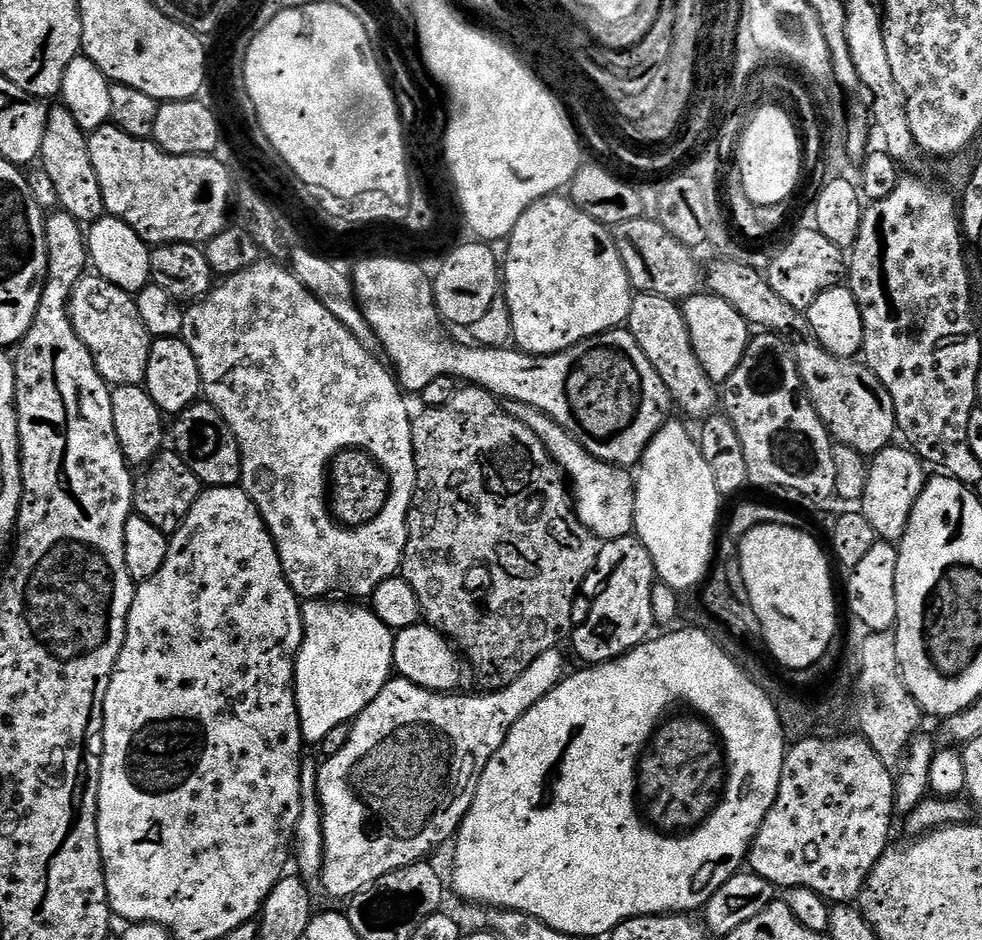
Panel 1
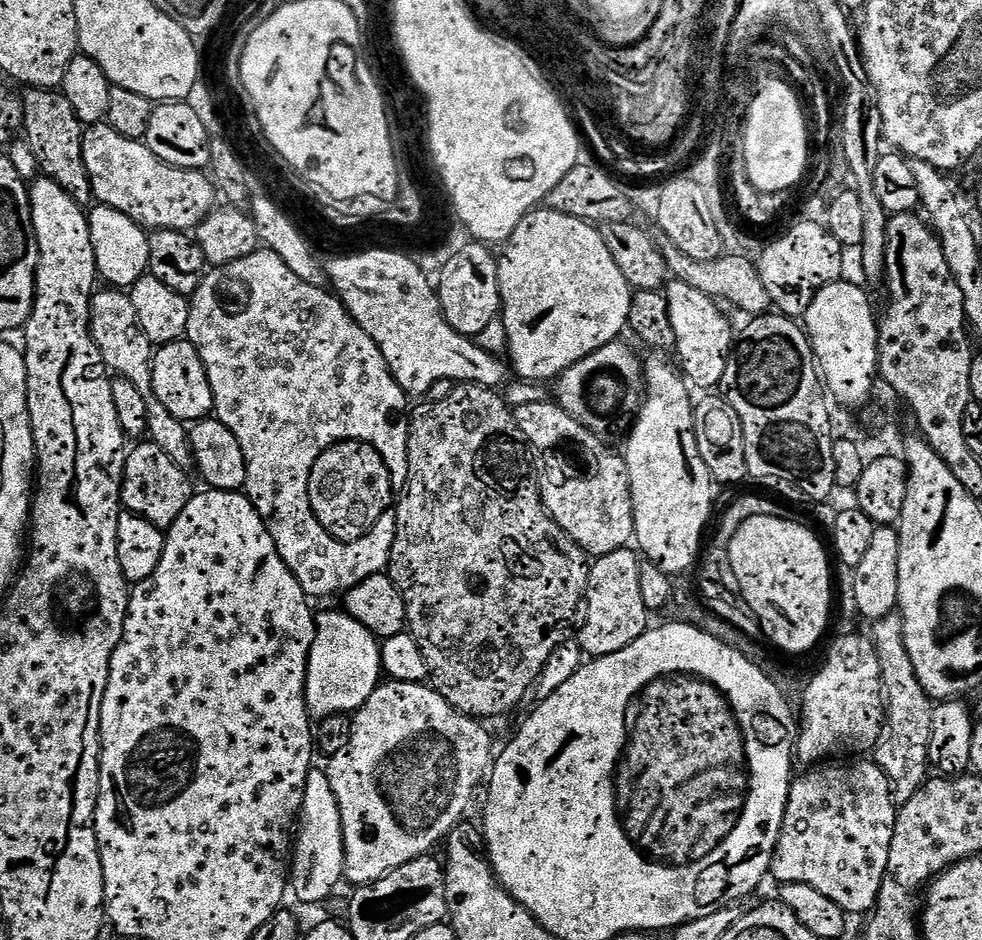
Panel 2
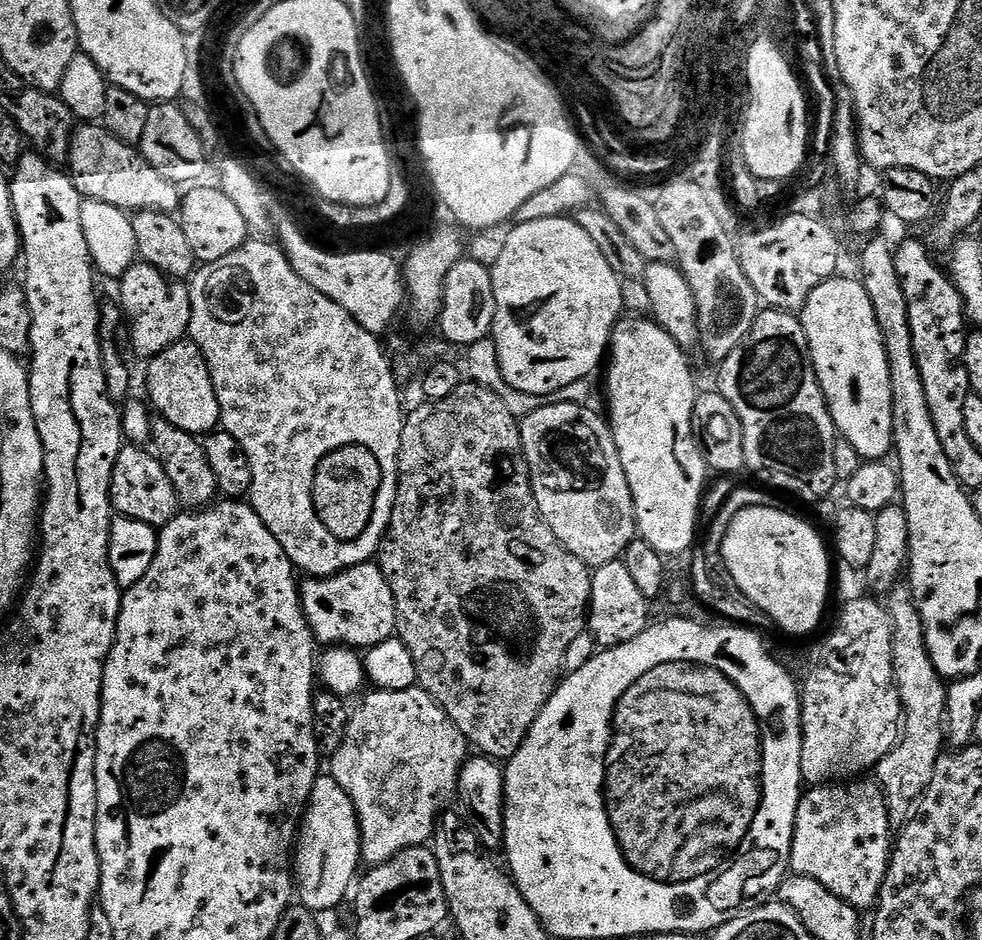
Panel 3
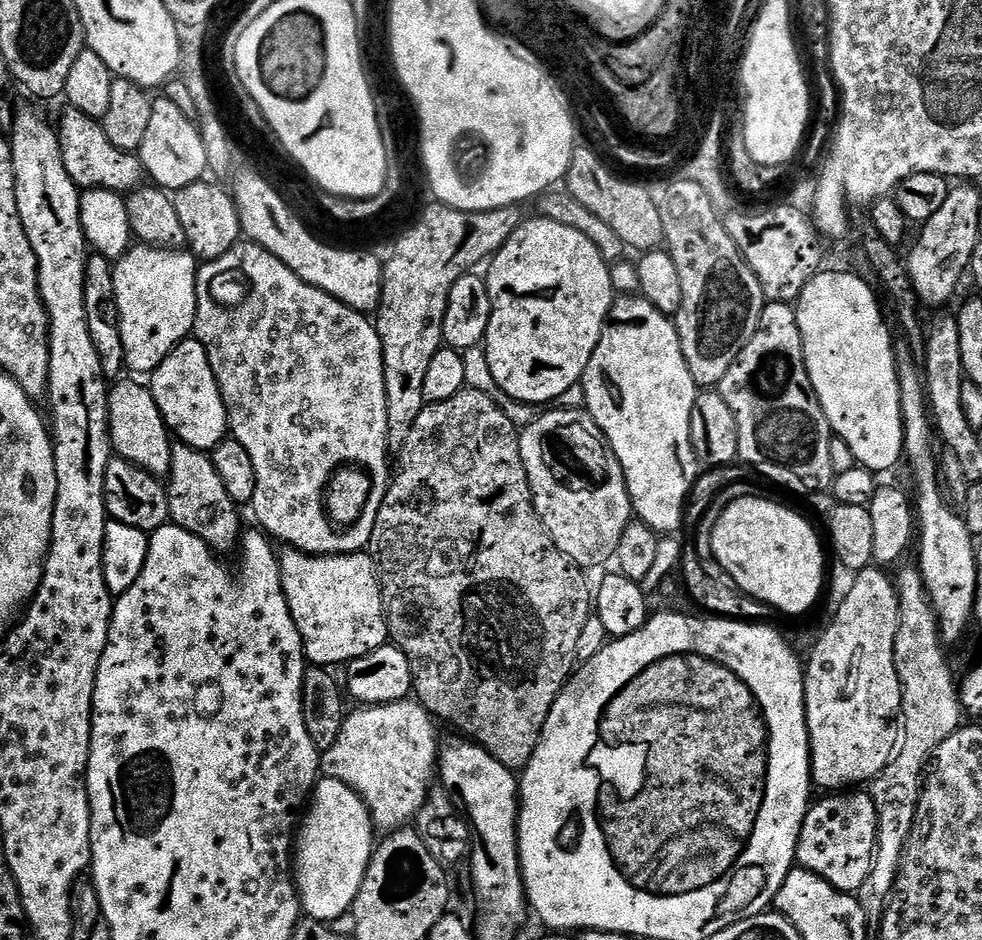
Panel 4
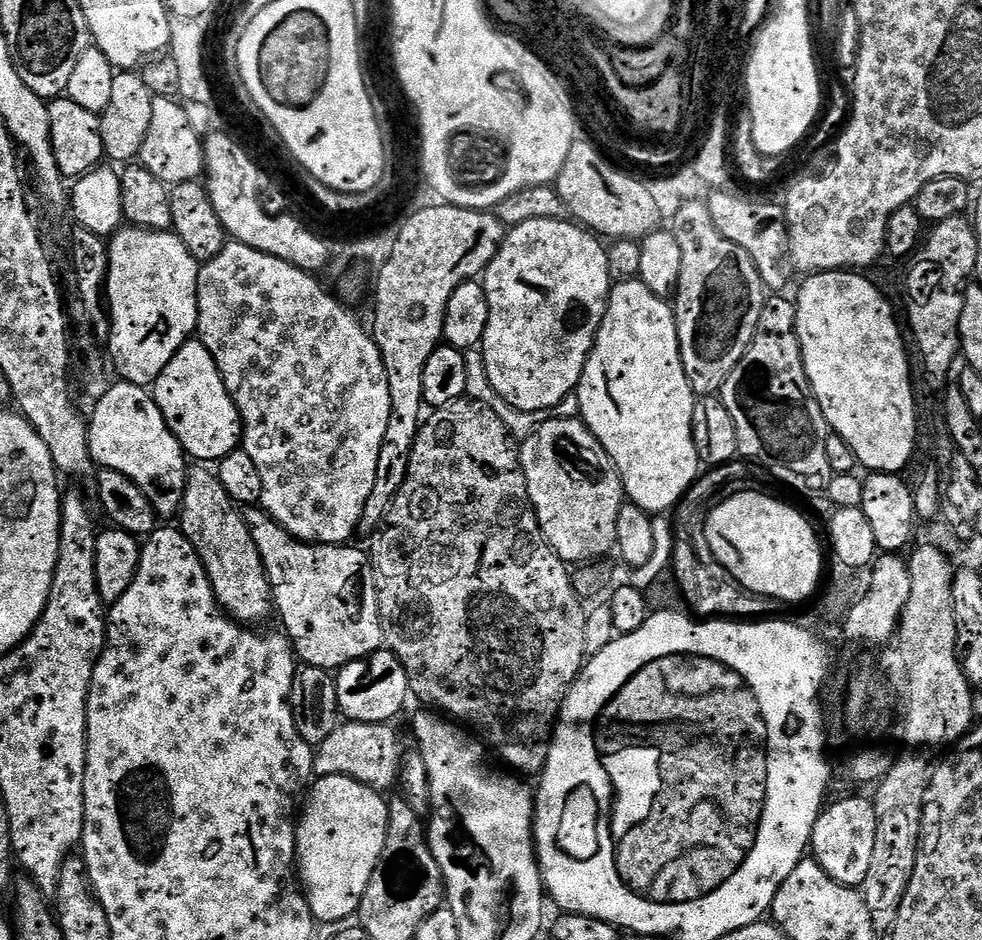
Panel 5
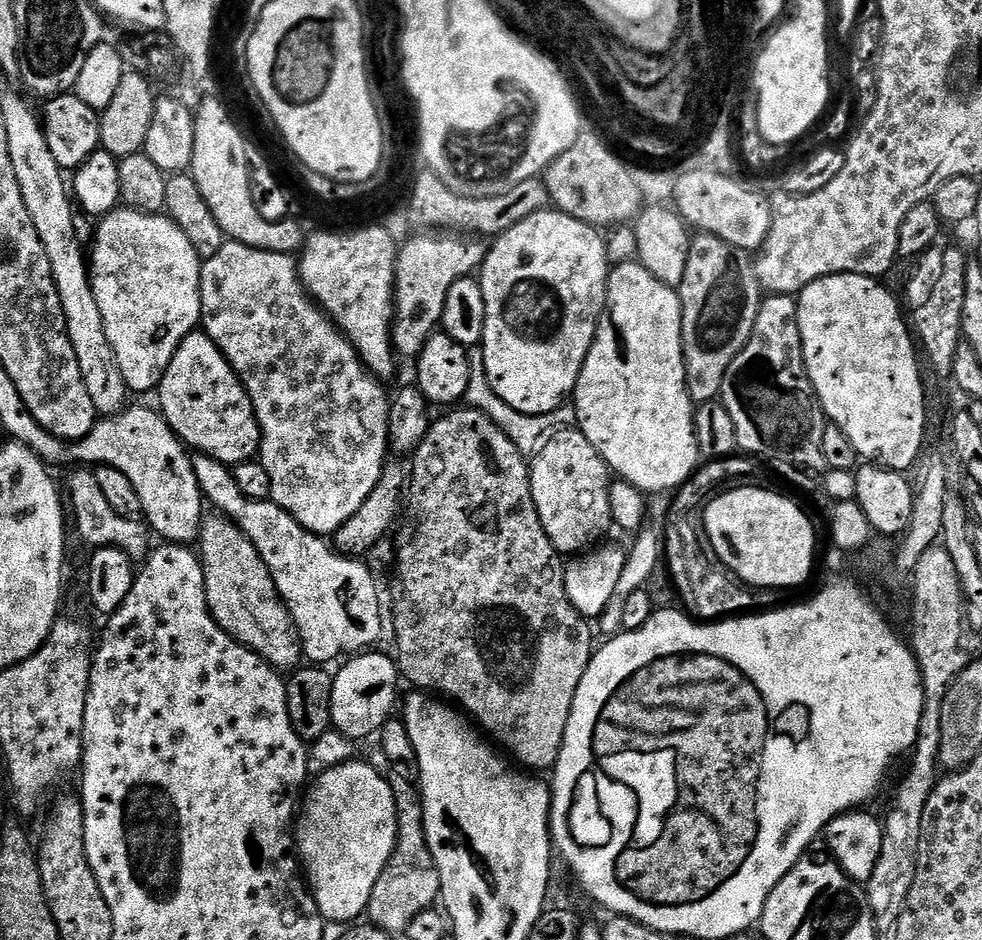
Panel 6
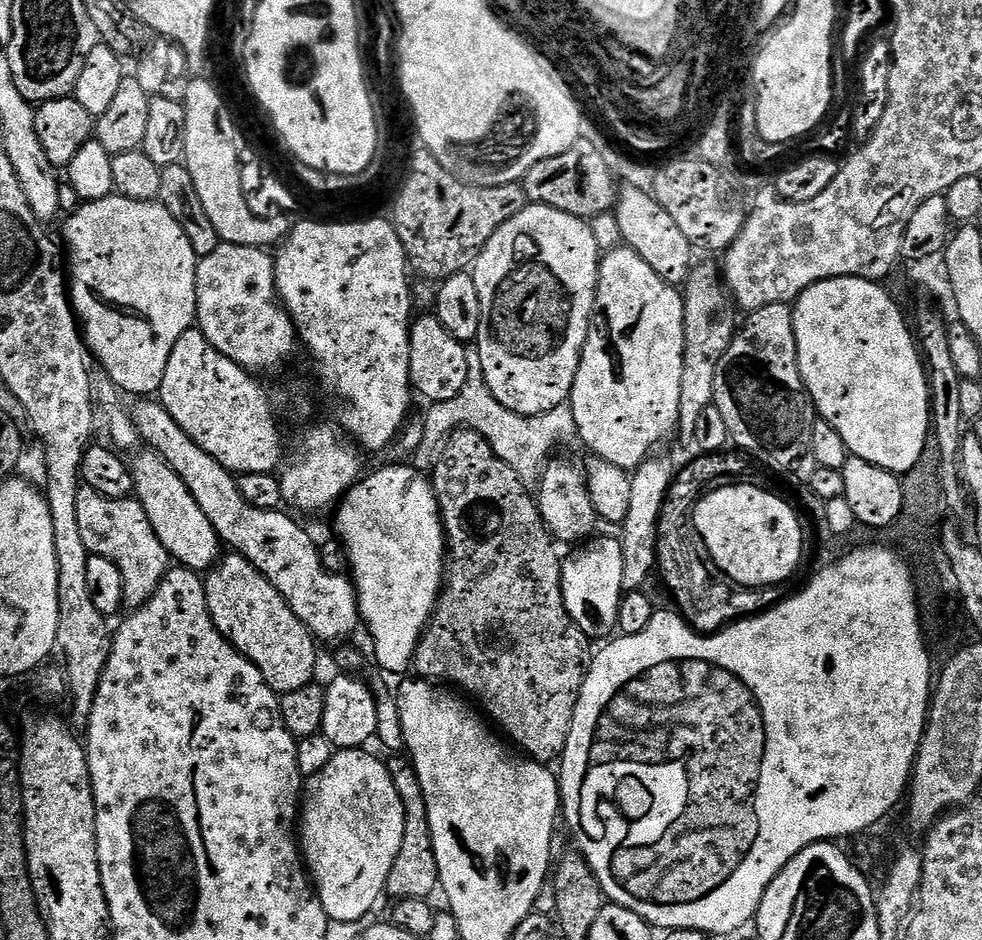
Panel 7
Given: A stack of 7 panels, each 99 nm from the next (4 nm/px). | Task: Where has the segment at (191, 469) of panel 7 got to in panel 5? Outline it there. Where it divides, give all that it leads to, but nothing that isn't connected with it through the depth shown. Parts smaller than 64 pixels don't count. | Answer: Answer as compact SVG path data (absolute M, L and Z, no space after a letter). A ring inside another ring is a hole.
M259 506L249 507L243 515L264 563L275 611L278 614L280 611L283 631L291 640L300 664L339 670L350 662L364 660L373 652L381 651L384 631L376 597L376 575L372 573L372 561L367 551L359 552L353 546L305 544L303 540L294 539Z

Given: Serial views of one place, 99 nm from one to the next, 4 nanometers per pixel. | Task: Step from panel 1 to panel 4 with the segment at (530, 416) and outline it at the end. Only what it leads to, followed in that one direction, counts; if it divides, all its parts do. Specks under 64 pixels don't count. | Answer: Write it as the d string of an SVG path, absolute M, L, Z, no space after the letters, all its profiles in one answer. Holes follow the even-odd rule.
M552 408L539 413L534 422L521 429L519 452L530 482L532 504L544 528L551 534L552 541L560 552L566 554L582 570L589 570L588 568L598 568L615 557L622 533L634 518L634 513L621 463L592 416L585 409L577 408Z

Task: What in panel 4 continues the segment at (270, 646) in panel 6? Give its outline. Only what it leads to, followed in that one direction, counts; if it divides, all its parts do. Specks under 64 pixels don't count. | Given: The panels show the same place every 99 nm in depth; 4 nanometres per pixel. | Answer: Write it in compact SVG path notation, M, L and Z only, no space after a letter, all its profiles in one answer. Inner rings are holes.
M175 441L171 450L171 468L168 475L168 517L171 523L202 538L212 550L225 554L242 538L239 507L229 498L222 478L214 468L211 457L189 444Z

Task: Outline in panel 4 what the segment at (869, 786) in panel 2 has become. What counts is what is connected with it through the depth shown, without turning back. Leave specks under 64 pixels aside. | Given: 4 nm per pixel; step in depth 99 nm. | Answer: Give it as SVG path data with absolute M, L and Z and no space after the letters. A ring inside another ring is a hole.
M848 790L843 794L828 794L824 797L826 797L825 800L818 801L817 799L809 807L806 818L802 822L802 830L796 847L796 864L818 874L840 892L859 893L862 882L866 882L870 874L872 863L876 861L876 839L878 838L876 803L871 791L868 790Z

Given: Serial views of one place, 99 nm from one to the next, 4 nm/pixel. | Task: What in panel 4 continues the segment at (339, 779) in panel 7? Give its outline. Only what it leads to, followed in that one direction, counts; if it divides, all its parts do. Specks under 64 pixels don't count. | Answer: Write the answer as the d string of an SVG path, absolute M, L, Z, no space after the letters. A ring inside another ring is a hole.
M327 778L317 779L307 812L294 836L294 883L301 909L313 920L329 922L351 912L356 901L374 851L372 816L350 786Z

